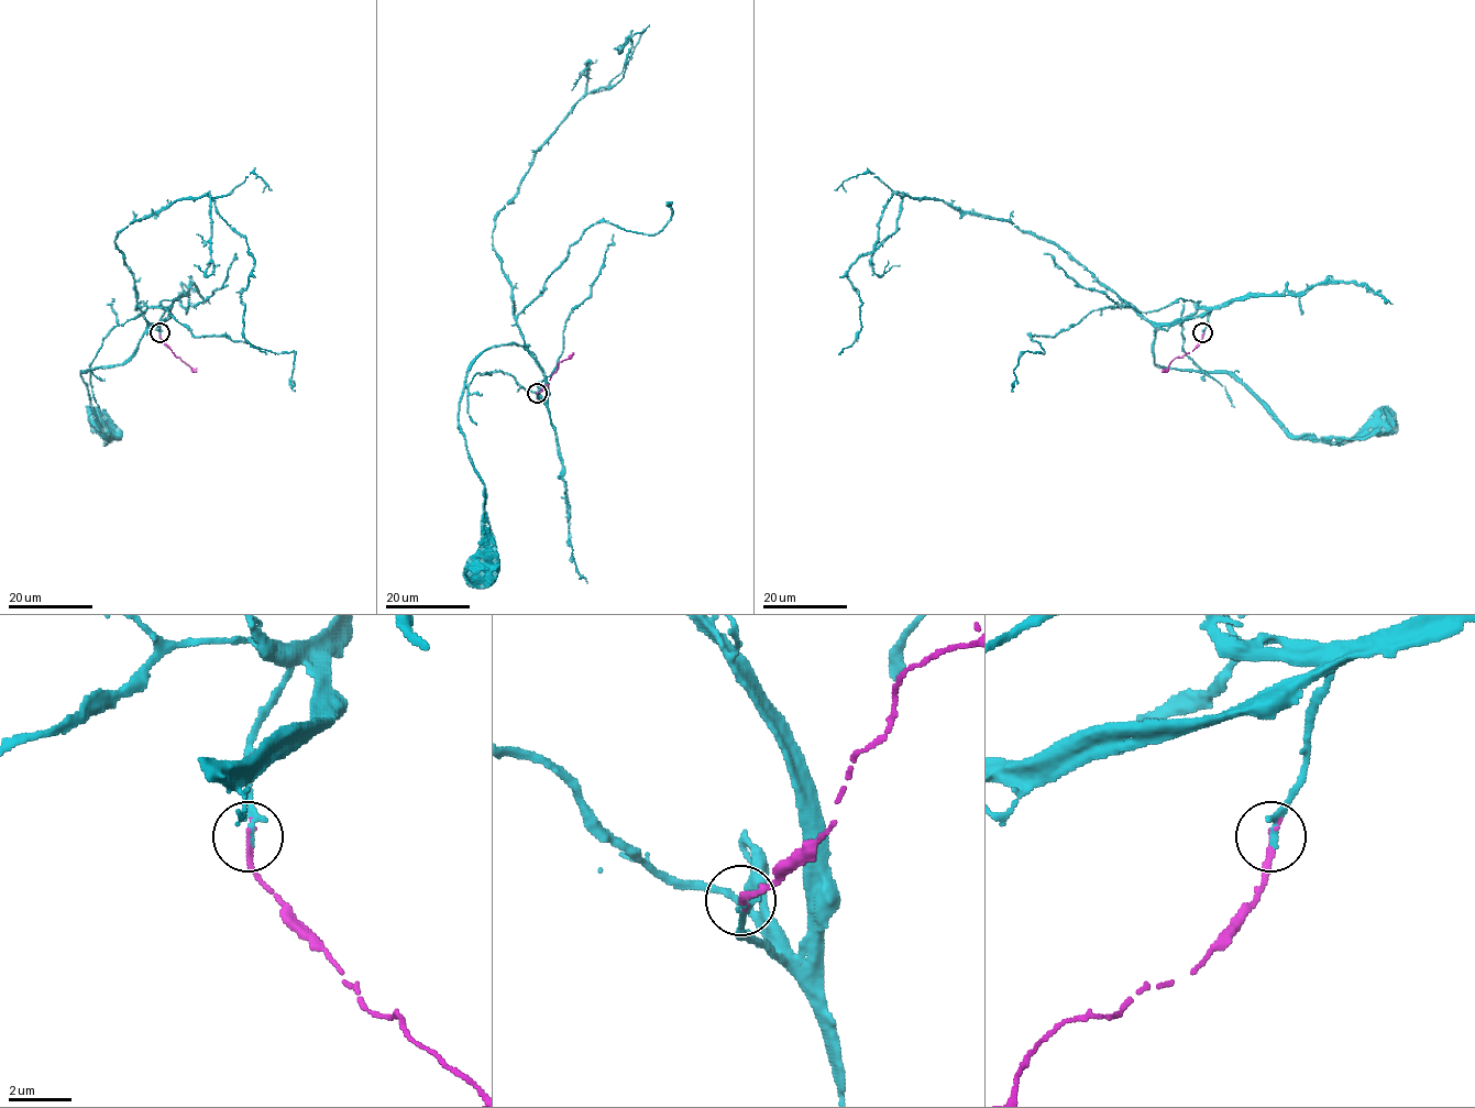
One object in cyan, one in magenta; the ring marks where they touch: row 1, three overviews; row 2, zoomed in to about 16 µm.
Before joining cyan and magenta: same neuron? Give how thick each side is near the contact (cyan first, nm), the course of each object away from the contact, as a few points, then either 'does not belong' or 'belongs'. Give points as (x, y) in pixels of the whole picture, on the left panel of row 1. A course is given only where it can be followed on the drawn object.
190 nm thick on the cyan side, 150 nm on the other; cyan runs (160, 333), (166, 310), (168, 317), (154, 324), (122, 363), (83, 372), (108, 441), (105, 419), (102, 426); magenta runs (160, 333), (174, 354), (196, 372); belongs

